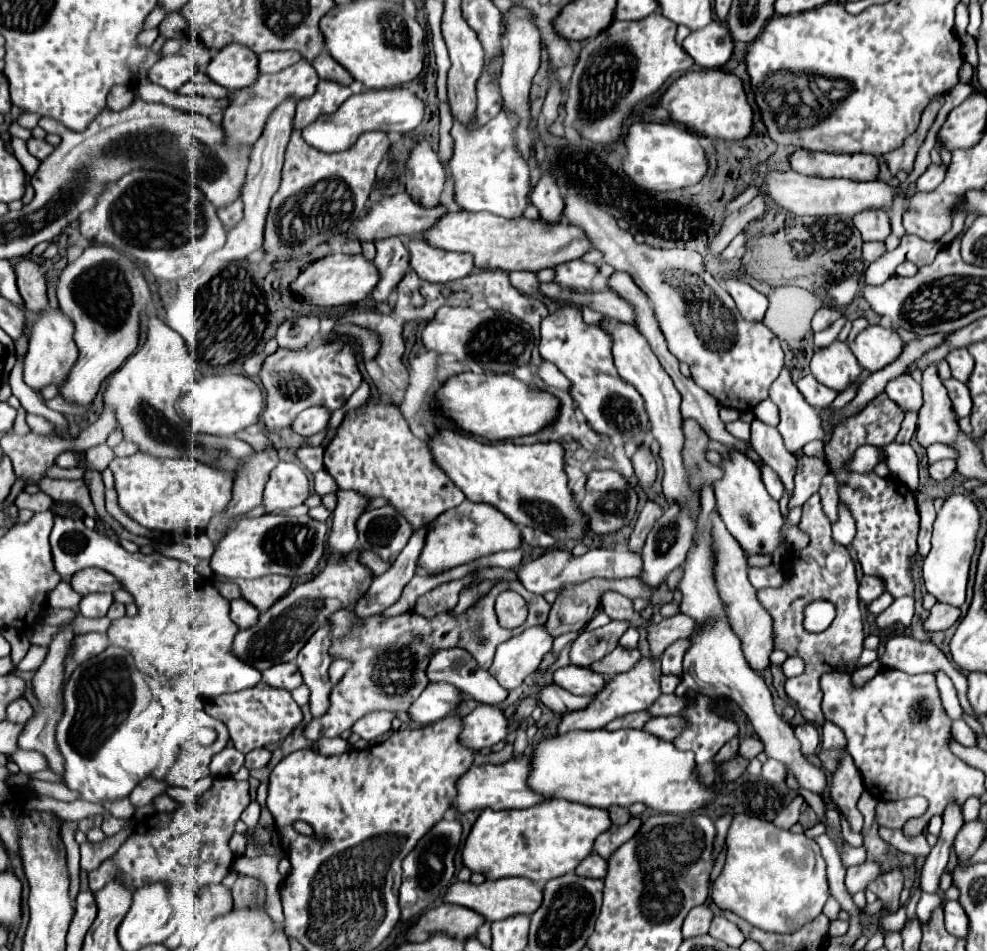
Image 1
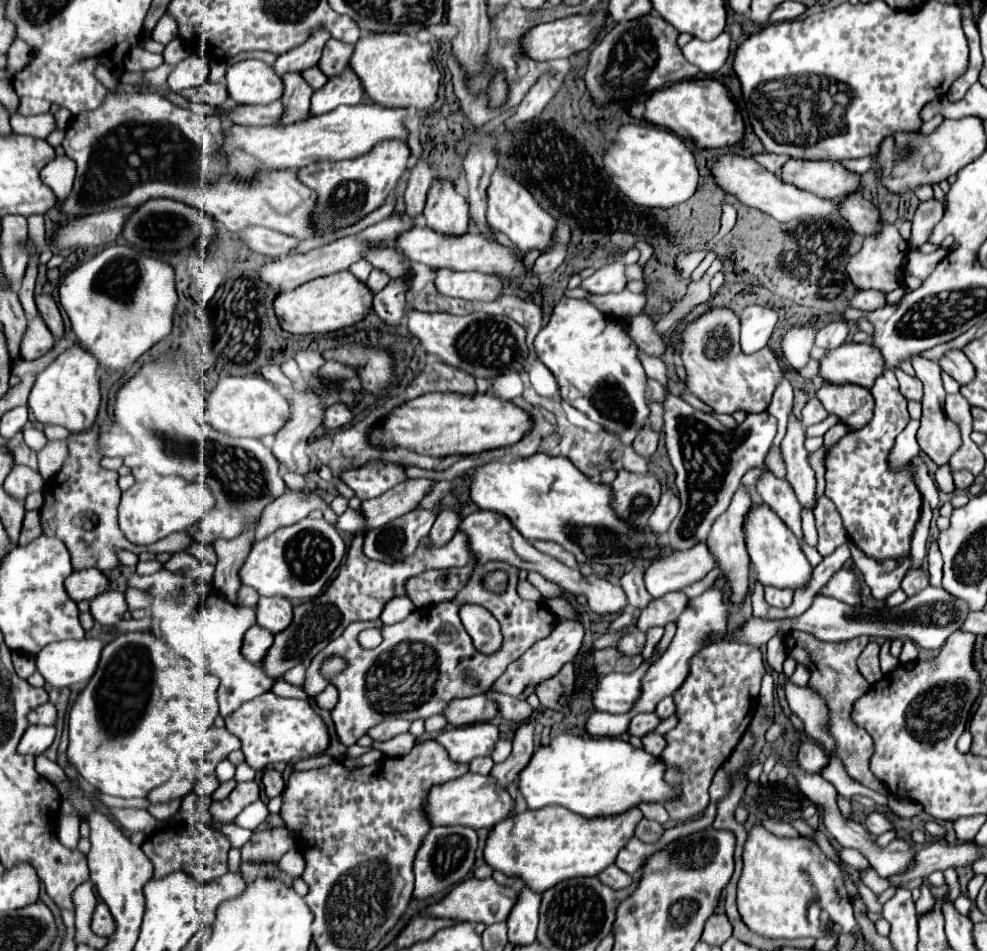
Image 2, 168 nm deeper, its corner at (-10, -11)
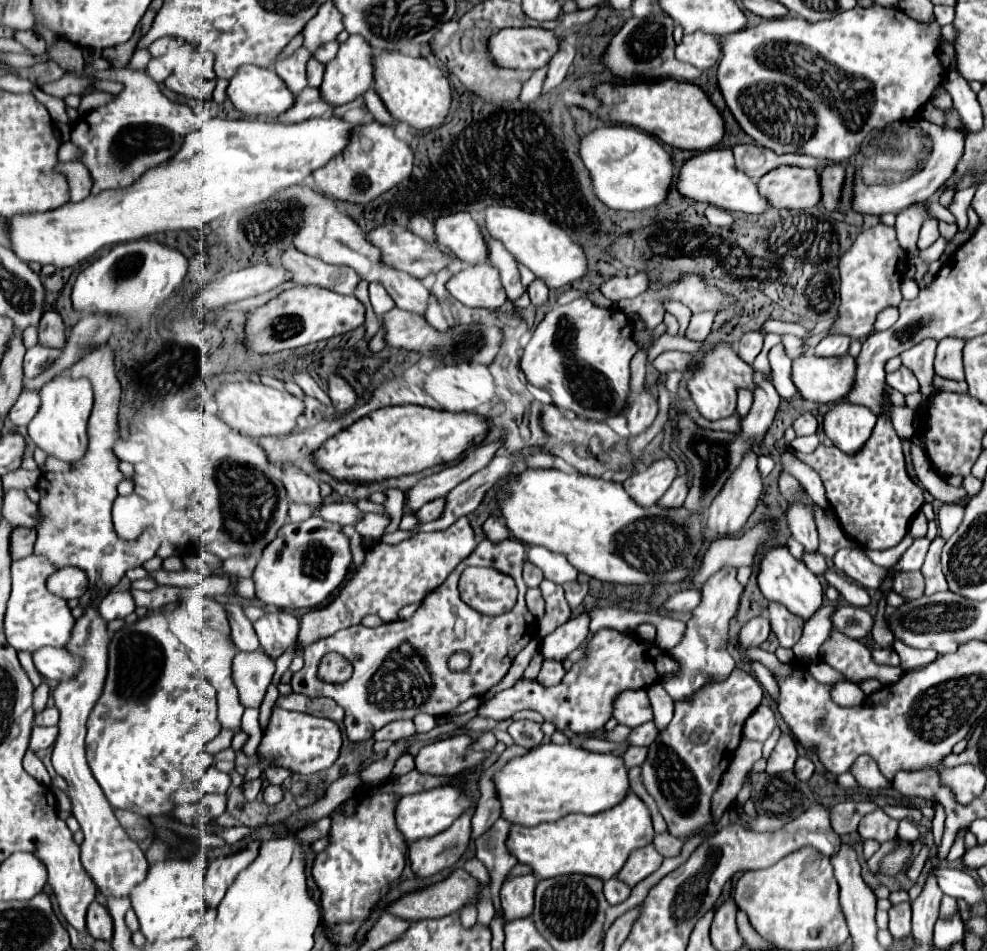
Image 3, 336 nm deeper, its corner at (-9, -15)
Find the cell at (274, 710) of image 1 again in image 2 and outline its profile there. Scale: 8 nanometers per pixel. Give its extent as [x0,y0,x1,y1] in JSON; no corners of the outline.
[225,691,329,771]

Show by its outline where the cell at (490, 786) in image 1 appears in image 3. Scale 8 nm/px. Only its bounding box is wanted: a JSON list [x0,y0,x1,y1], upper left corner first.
[396,785,476,843]

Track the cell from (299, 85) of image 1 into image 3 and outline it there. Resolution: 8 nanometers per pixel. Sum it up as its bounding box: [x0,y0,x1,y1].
[306,57,324,87]

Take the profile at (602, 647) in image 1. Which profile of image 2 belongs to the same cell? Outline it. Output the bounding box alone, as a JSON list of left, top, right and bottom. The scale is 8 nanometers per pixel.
[637,593,689,631]

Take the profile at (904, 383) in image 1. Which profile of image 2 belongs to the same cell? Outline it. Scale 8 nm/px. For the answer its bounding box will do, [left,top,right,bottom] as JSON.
[893,369,923,401]

